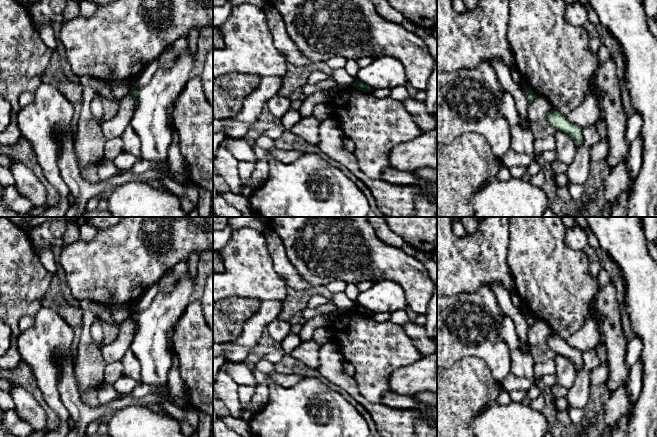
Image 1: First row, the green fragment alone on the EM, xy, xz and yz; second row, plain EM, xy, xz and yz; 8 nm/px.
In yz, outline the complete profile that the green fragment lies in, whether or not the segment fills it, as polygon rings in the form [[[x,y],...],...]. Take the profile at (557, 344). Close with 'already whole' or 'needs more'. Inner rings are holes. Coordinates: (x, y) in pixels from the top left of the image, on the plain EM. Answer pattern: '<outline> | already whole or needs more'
[[[554,333],[547,338],[546,342],[557,355],[569,358],[577,371],[582,367],[581,351],[569,345],[566,340]]] | already whole

